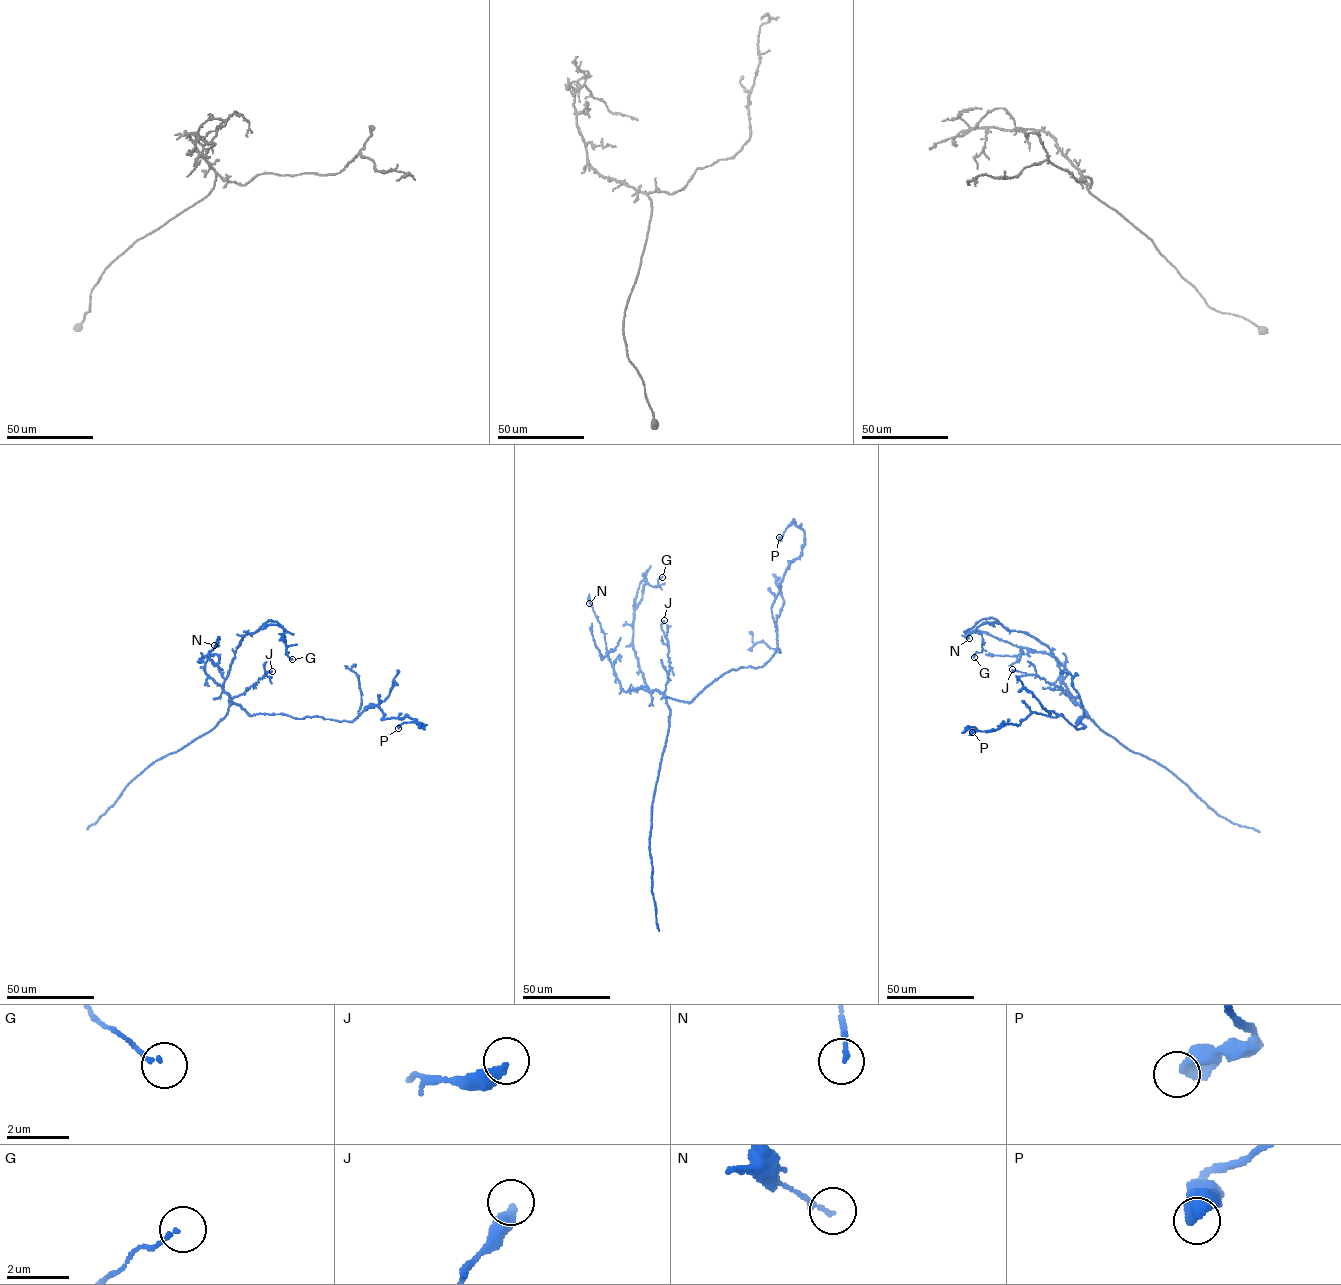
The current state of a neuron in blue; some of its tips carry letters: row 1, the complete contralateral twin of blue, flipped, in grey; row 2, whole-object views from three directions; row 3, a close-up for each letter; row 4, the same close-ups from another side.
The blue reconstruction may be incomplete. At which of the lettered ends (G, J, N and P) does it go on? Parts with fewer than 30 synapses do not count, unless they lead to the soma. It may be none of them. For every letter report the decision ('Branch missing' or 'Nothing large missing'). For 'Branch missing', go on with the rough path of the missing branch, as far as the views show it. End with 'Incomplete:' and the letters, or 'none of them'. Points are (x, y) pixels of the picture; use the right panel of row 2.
G: Nothing large missing
J: Nothing large missing
N: Nothing large missing
P: Nothing large missing
Incomplete: none of them

